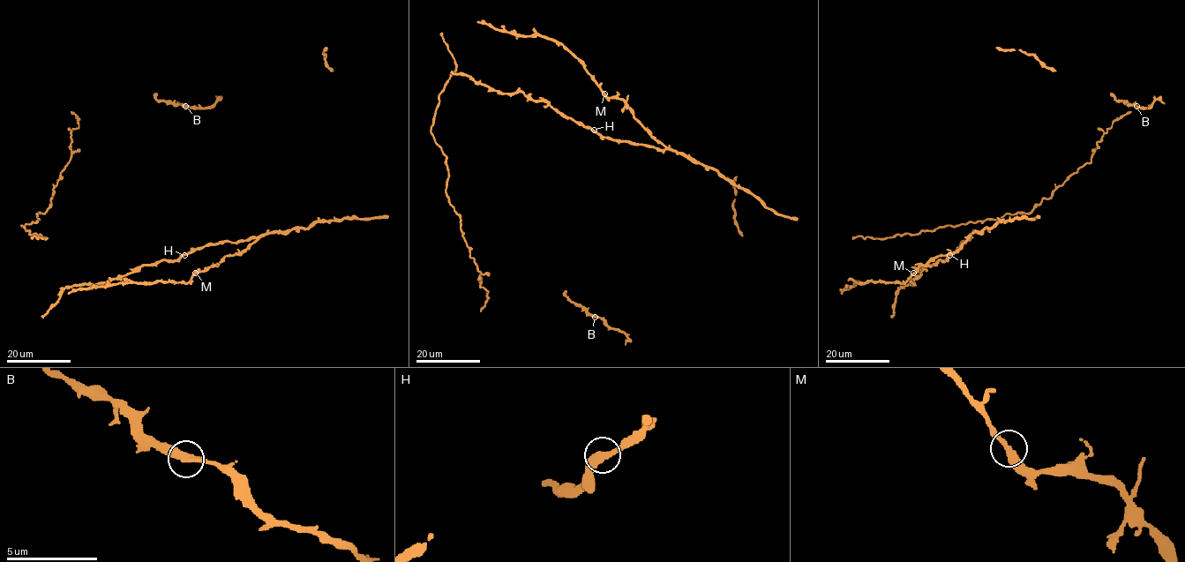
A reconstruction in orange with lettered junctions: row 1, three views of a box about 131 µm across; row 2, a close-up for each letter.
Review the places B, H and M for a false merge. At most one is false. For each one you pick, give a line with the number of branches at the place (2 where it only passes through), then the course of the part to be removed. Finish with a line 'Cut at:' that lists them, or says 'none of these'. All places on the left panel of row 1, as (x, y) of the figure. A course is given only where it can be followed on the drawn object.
Cut at: none of these

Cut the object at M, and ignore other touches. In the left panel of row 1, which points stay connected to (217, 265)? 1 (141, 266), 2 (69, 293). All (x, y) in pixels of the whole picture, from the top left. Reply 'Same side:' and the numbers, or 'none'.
Same side: 1

